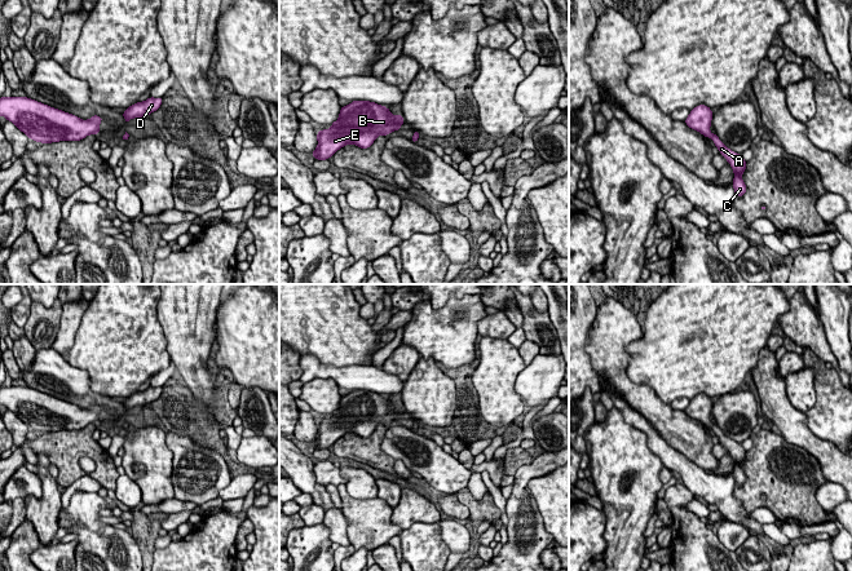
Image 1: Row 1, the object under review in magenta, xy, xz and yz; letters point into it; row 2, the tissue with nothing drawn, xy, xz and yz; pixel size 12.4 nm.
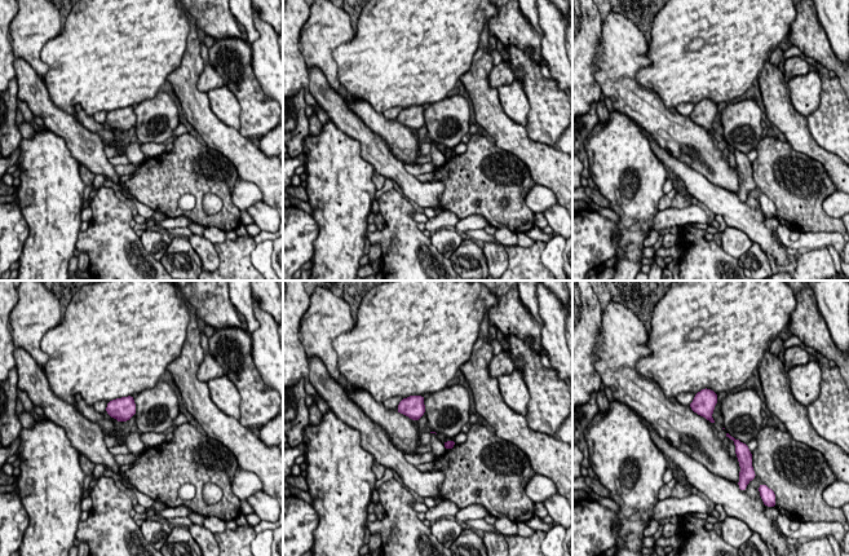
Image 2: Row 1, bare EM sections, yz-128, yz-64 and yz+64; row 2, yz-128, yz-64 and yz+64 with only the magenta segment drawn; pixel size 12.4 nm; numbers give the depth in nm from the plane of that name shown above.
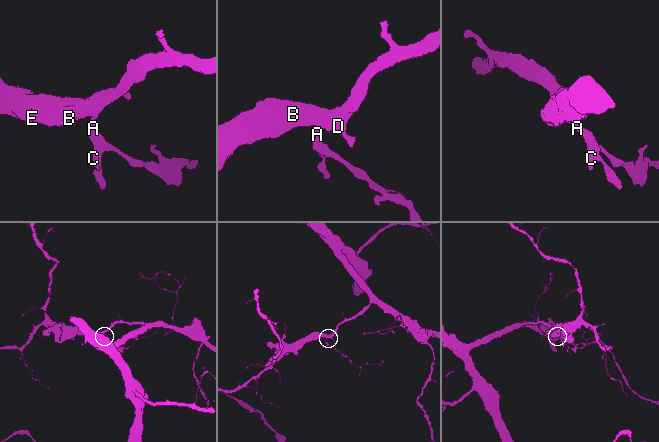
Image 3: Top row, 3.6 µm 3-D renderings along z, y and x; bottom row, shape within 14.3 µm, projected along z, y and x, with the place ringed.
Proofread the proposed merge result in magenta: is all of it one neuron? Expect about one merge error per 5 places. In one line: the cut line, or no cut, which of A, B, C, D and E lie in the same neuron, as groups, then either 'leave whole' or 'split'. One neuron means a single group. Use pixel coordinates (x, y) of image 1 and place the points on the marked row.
cut none; groups A B C D E; leave whole

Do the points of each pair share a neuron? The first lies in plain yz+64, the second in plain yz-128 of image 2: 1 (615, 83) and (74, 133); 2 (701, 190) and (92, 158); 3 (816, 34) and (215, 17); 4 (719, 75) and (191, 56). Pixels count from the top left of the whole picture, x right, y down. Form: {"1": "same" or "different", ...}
{"1": "same", "2": "same", "3": "same", "4": "different"}

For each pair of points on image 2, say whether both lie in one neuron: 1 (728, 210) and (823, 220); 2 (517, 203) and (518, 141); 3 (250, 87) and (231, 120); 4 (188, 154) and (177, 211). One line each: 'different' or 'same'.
1: different
2: different
3: different
4: same

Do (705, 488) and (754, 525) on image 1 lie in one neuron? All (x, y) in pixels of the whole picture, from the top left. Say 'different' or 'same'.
same

